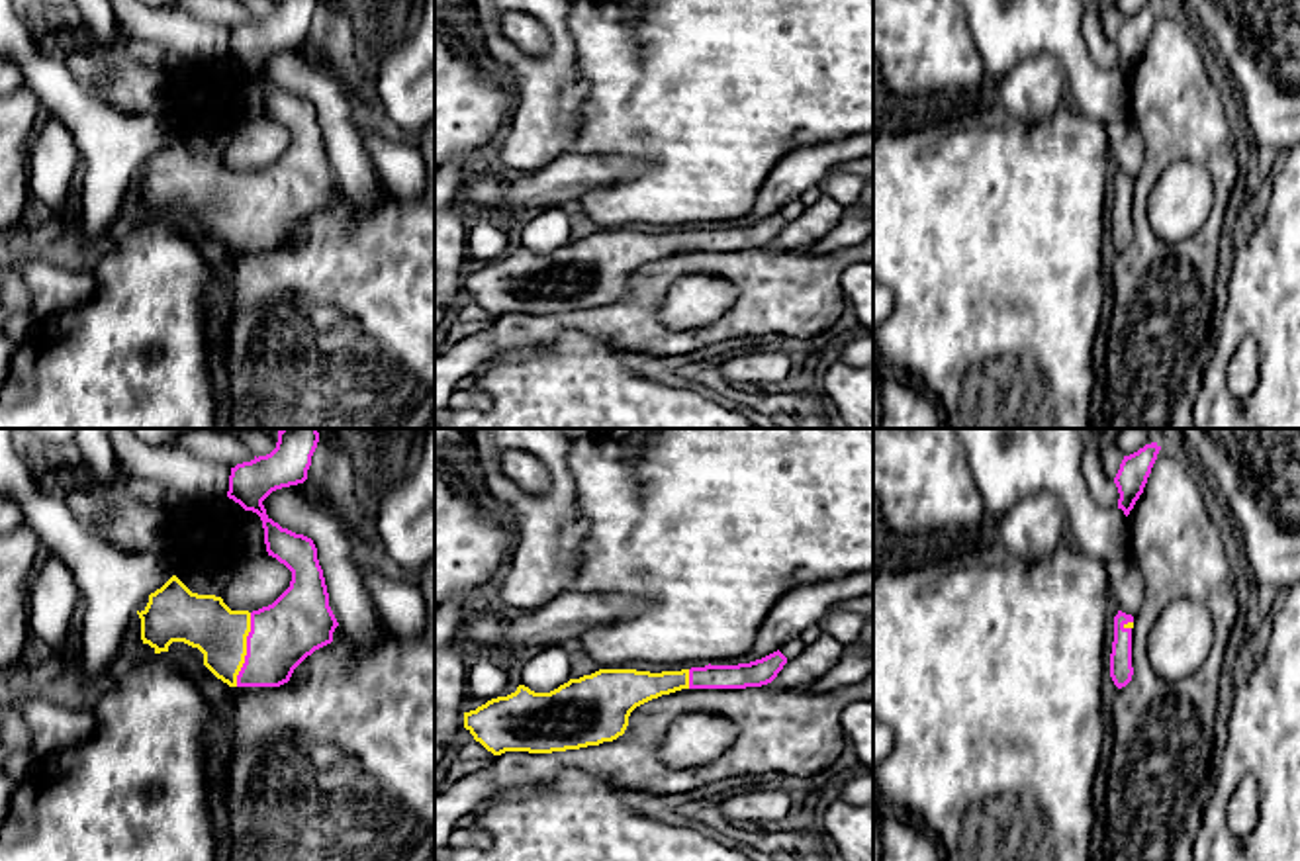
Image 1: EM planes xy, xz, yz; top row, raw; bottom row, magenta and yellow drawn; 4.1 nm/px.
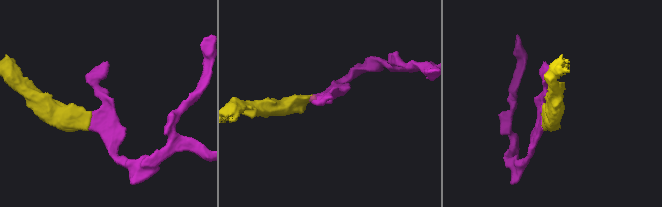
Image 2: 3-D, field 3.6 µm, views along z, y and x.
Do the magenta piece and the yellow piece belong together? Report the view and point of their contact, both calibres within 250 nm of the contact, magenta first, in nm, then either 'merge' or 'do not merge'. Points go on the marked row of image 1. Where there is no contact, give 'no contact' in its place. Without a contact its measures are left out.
xy (247, 650) | 280/220 nm | merge

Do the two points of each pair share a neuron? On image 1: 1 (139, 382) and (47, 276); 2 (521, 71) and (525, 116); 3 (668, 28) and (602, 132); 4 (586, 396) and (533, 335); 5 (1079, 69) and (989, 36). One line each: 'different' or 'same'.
1: different
2: same
3: same
4: different
5: same

